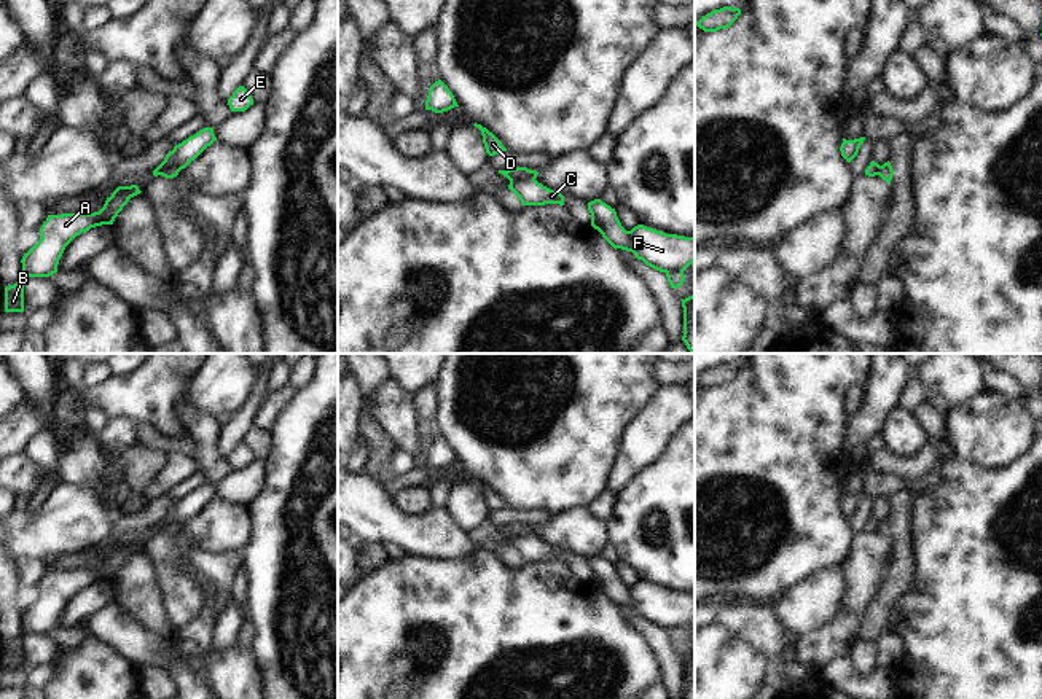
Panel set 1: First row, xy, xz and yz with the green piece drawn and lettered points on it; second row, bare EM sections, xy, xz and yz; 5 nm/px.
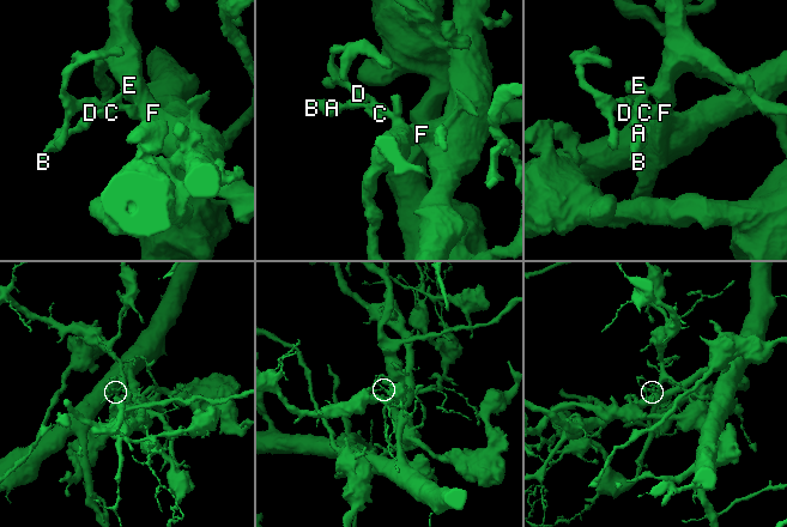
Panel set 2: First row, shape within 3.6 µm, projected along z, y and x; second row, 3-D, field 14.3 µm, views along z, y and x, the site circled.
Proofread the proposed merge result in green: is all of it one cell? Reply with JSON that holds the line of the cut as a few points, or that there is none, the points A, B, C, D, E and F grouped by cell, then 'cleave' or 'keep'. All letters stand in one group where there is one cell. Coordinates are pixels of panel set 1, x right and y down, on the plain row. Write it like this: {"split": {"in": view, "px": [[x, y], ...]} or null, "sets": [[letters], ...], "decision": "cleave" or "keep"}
{"split": {"in": "xy", "px": [[179, 527], [171, 523], [156, 531]]}, "sets": [["A", "B", "D", "E", "F"], ["C"]], "decision": "cleave"}

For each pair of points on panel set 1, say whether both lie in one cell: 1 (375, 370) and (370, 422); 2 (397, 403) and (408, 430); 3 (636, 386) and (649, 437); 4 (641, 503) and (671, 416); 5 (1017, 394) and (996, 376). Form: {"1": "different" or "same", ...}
{"1": "same", "2": "same", "3": "different", "4": "different", "5": "same"}

